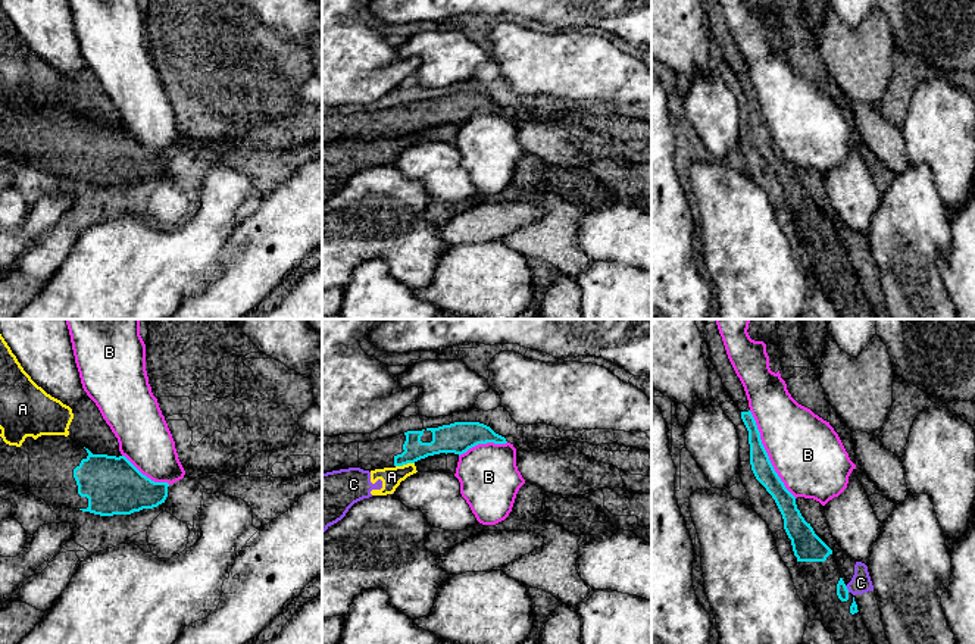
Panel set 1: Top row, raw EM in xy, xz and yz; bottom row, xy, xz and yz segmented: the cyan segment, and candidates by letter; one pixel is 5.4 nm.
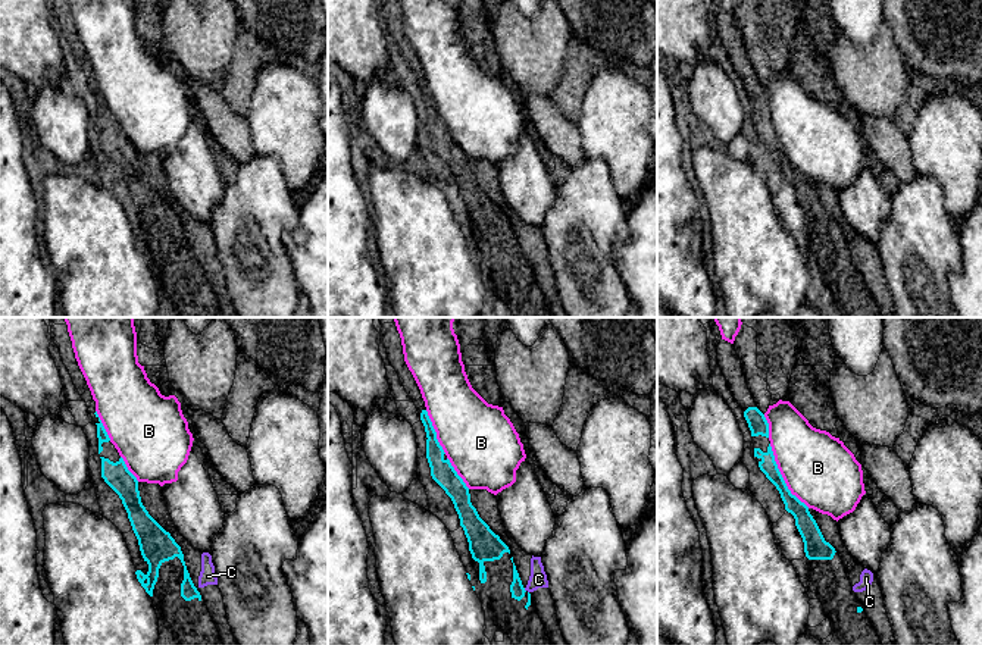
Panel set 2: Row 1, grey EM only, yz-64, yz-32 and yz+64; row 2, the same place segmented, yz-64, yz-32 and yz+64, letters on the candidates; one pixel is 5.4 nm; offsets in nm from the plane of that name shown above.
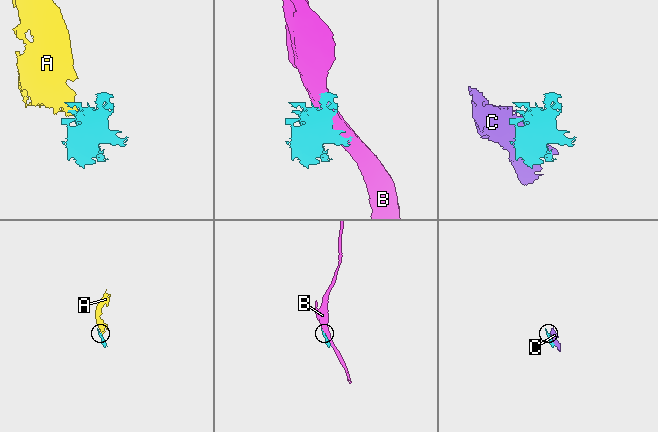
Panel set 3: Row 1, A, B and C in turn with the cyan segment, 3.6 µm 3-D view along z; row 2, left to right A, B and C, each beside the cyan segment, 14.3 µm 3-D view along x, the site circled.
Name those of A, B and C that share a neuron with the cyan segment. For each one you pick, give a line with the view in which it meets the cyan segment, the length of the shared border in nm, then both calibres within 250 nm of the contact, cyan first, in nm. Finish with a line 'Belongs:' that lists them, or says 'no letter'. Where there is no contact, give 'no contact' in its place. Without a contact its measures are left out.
Belongs: no letter

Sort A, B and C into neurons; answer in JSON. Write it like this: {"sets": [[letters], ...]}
{"sets": [["A", "C"], ["B"]]}

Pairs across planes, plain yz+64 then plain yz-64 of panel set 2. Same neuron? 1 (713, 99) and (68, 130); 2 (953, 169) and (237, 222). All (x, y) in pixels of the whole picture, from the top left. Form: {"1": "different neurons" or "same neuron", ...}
{"1": "same neuron", "2": "different neurons"}

